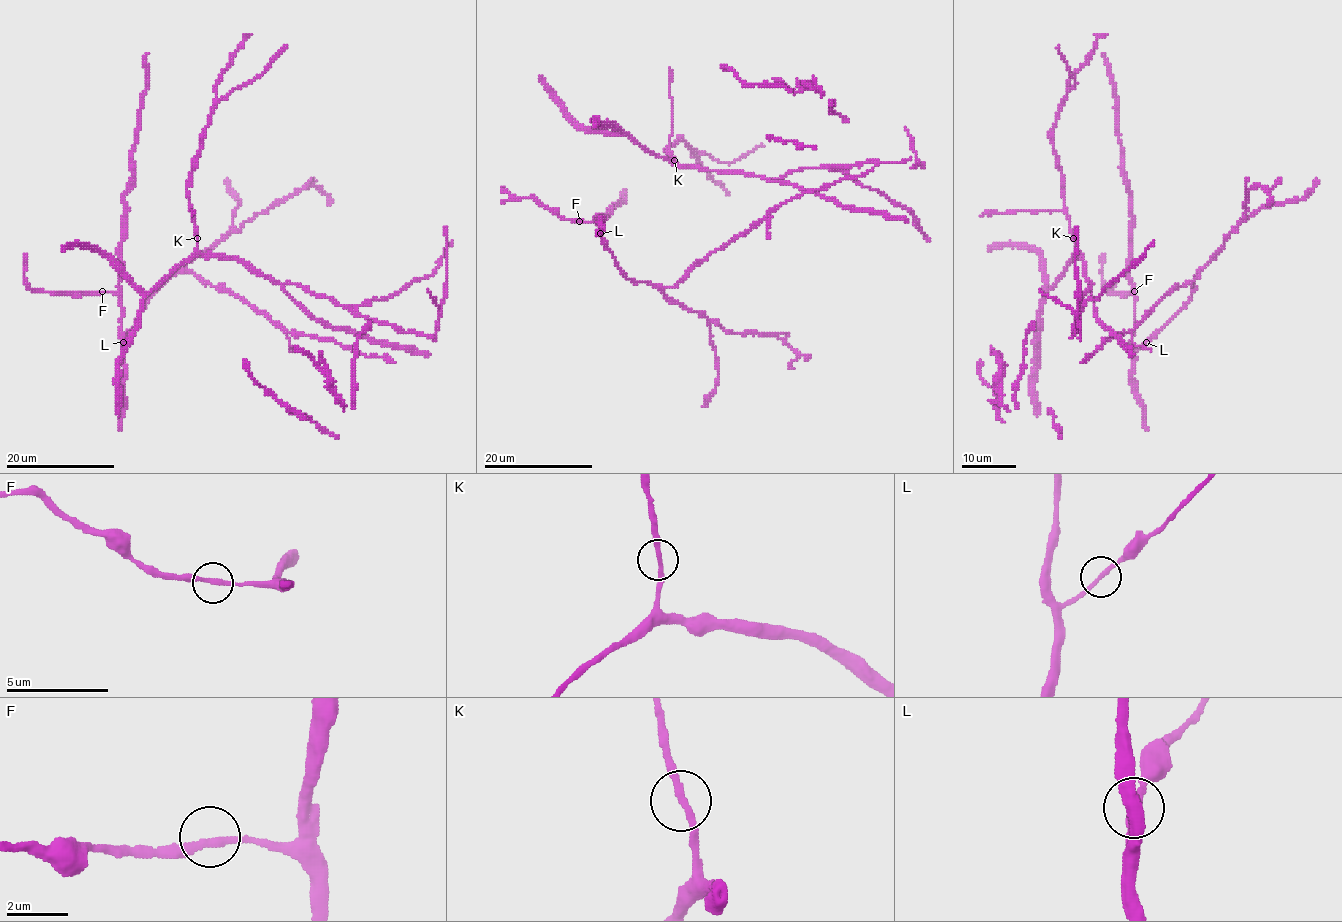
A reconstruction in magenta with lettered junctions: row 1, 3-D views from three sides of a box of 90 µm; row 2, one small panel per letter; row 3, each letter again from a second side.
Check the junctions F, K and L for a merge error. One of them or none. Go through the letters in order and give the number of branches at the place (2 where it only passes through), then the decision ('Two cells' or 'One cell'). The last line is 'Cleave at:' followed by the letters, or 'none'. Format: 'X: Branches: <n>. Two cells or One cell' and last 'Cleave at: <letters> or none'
F: Branches: 2. One cell
K: Branches: 2. One cell
L: Branches: 2. One cell
Cleave at: none

